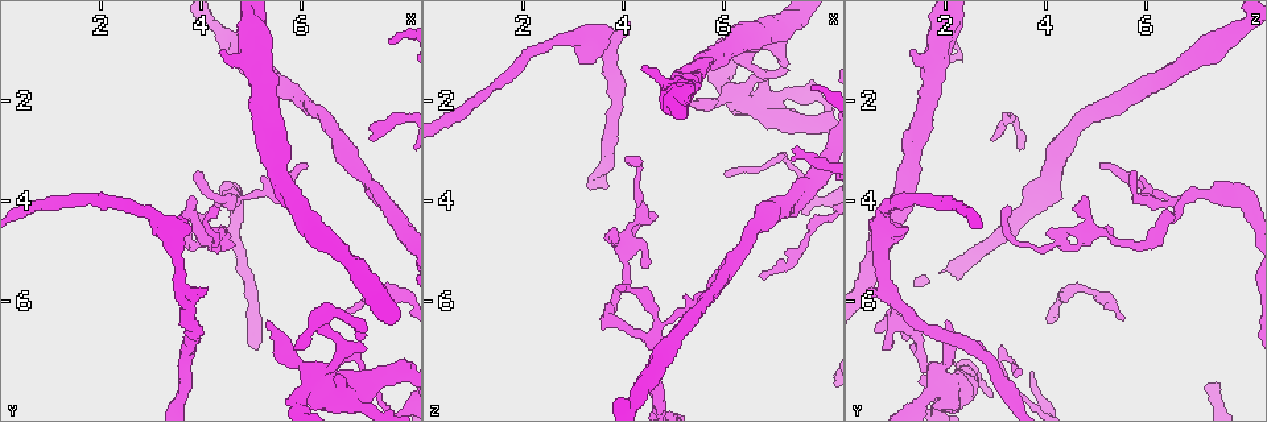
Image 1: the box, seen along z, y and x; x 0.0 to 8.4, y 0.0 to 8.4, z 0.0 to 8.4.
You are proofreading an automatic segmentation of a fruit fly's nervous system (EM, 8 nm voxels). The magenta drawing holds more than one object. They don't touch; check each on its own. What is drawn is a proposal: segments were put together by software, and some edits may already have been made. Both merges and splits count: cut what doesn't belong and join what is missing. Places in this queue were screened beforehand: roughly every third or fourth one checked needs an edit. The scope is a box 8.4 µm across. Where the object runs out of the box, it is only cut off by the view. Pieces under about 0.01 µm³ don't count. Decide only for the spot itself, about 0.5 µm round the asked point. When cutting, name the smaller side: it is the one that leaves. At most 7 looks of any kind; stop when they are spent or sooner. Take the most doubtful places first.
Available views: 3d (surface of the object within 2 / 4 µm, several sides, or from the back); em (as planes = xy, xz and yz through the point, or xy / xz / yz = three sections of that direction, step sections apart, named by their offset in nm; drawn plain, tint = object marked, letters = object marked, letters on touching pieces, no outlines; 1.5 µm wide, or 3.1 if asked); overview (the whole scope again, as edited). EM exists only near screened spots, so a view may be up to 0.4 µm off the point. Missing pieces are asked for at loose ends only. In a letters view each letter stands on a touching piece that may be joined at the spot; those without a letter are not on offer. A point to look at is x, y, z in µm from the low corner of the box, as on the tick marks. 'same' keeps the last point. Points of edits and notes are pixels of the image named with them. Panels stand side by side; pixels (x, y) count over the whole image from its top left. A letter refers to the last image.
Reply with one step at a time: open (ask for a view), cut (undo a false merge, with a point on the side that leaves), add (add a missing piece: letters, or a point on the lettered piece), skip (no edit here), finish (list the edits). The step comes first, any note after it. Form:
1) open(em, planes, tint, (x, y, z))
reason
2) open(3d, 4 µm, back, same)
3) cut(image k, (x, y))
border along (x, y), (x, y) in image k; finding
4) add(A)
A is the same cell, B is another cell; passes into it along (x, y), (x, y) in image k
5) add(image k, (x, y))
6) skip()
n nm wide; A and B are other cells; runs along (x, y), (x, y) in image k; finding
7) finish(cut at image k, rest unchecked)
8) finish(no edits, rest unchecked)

open(em, xz, step 8, tint, (6.30, 7.65, 1.95))
four-way junction

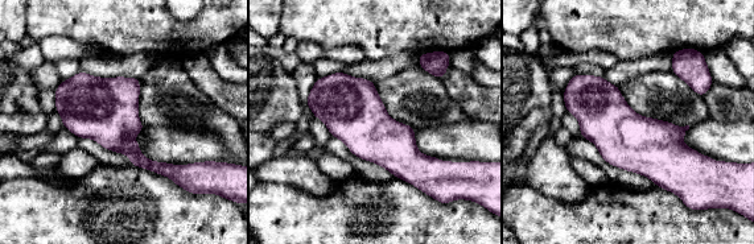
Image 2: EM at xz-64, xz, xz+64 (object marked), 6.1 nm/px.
open(em, planes, letters, same)
cut it another way

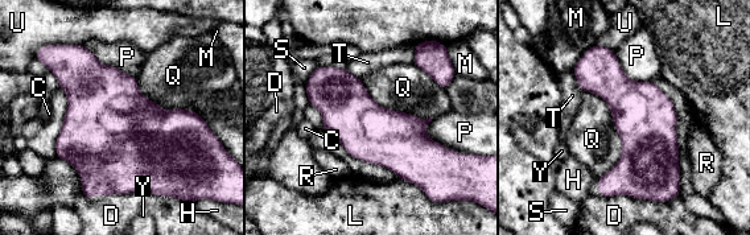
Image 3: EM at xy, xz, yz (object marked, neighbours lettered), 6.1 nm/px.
skip()
C, D, H, L, M, P, Q, R, S, T, U and Y are other cells; one cell here

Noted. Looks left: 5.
open(3d, 4 µm, (6.15, 3.30, 5.15))
free end

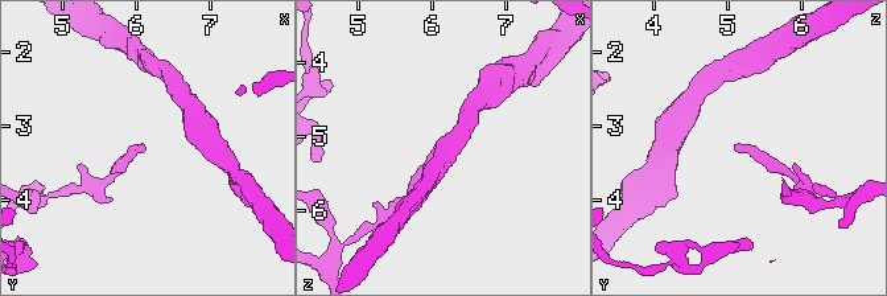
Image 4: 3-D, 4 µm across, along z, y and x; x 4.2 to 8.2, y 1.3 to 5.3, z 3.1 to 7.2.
open(em, planes, tint, (6.15, 3.30, 5.10))

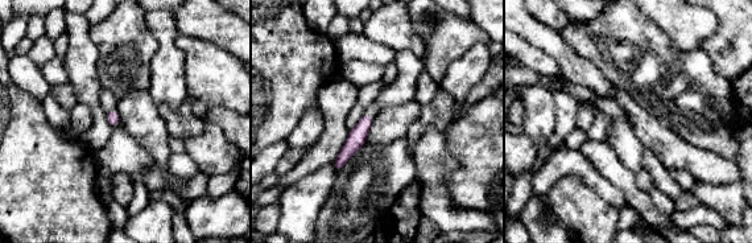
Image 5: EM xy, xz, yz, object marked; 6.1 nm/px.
open(em, planes, letters, same)
what lies round it

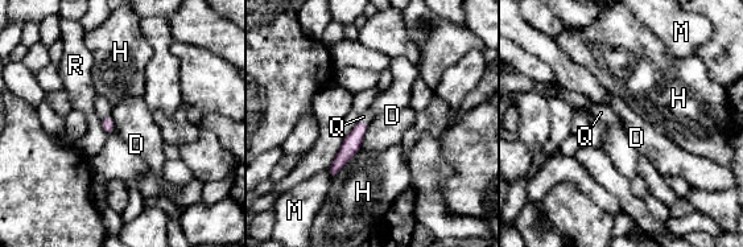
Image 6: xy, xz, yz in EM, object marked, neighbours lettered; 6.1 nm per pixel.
add(Q)
80 nm wide; H touches over 280 nm; Q is the same cell, D, H, M and R are other cells; the cell continues

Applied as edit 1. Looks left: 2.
open(overview)

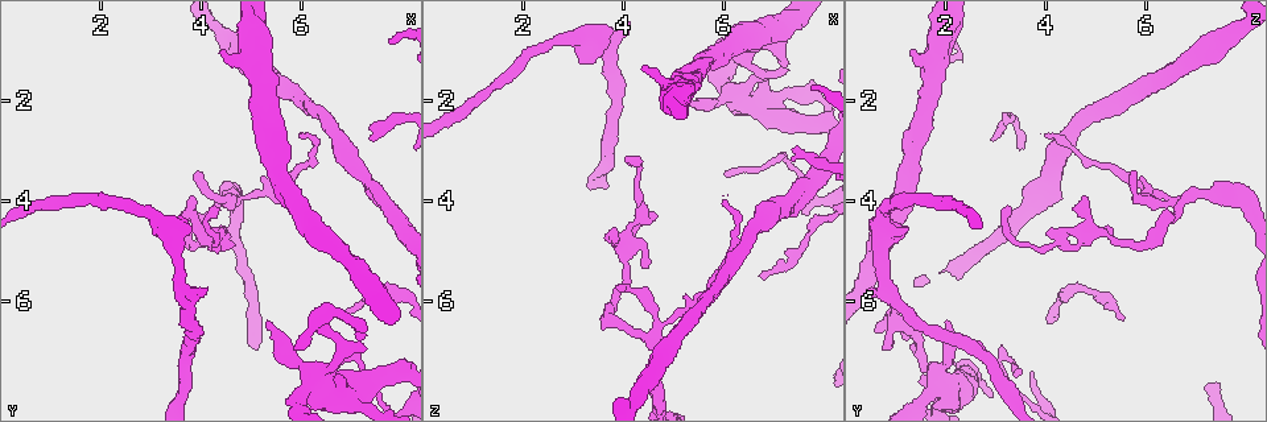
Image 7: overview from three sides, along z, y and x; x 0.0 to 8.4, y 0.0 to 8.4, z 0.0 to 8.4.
open(em, planes, letters, (4.45, 1.05, 1.30))
branch stops here

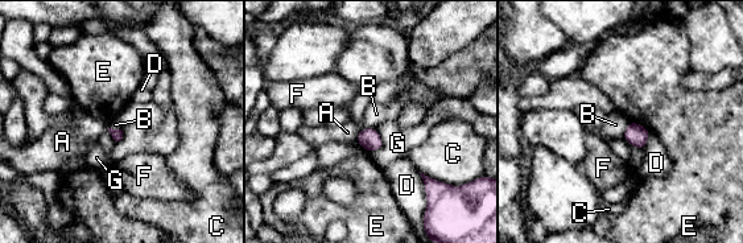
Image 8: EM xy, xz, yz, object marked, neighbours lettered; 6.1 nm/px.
skip()
A, B, C, D, E, F and G are other cells; border along (628, 122), (622, 136) in image 8; none of them fits

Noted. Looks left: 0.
finish(add at image 6, rest unchecked)

